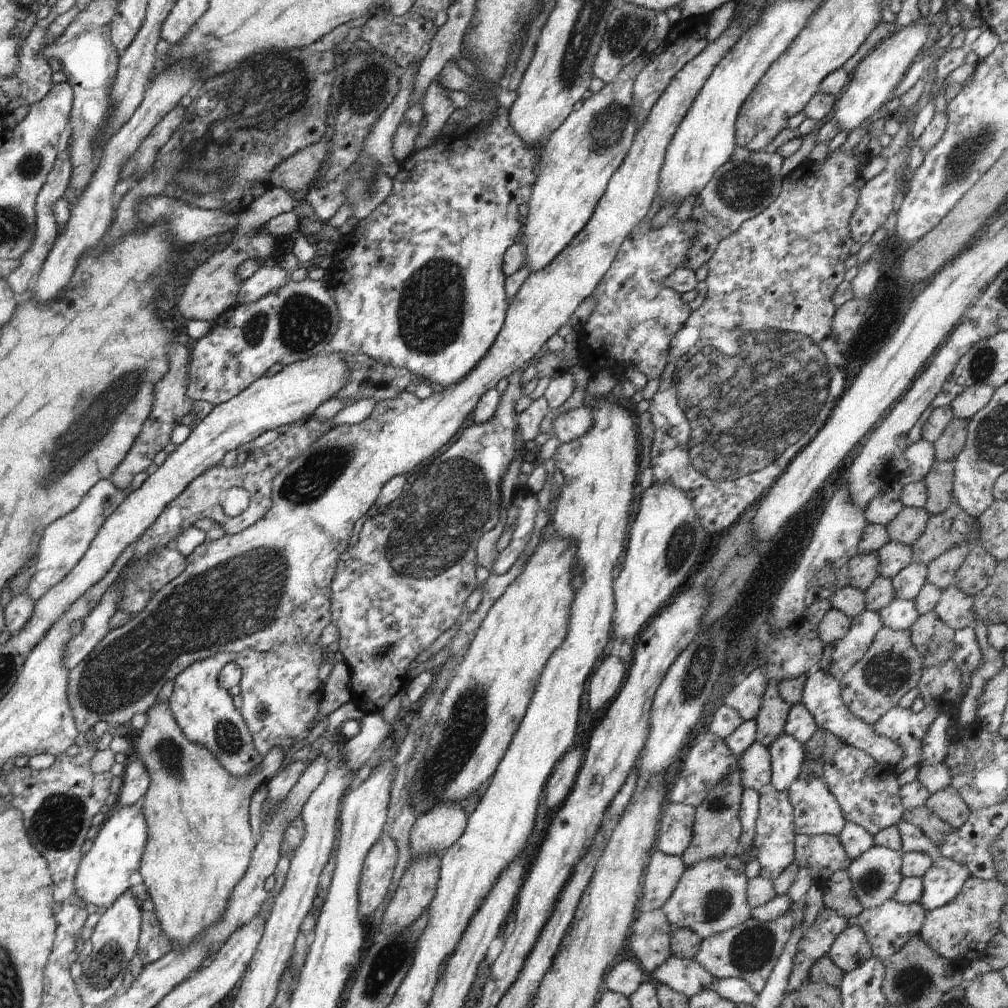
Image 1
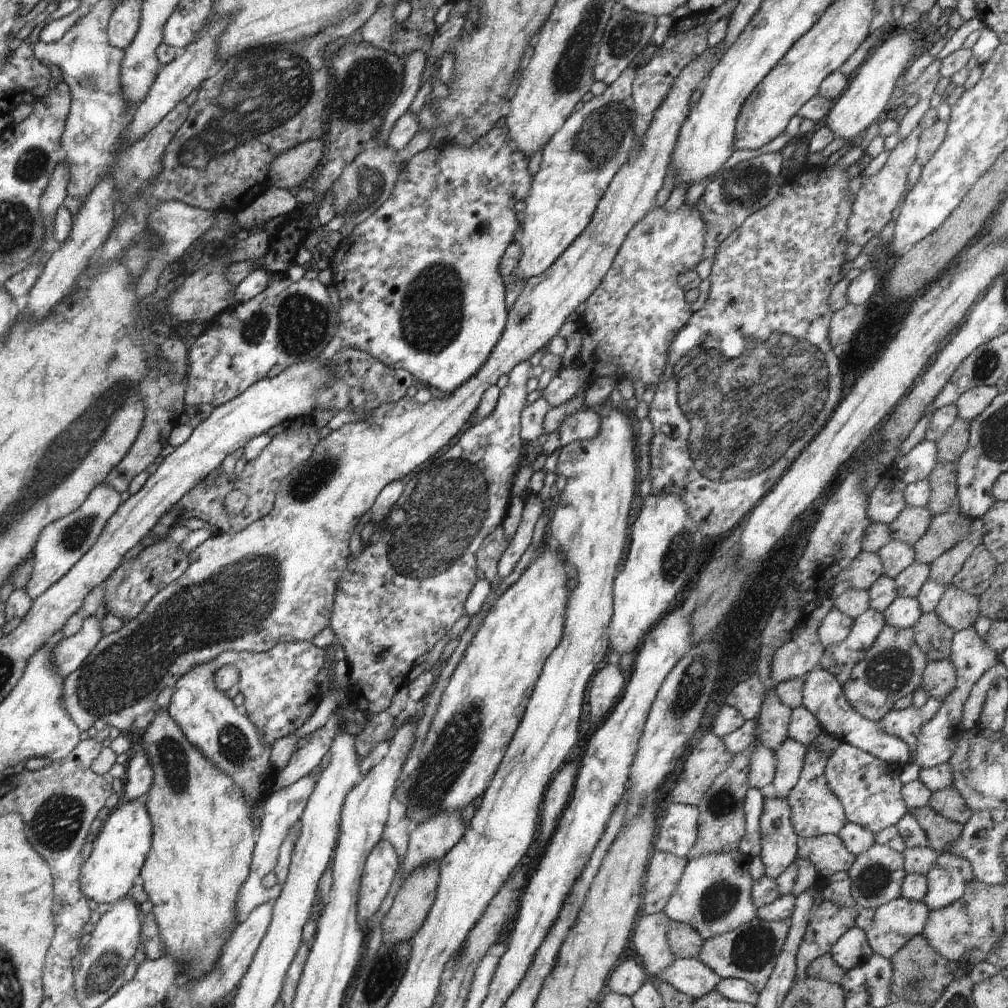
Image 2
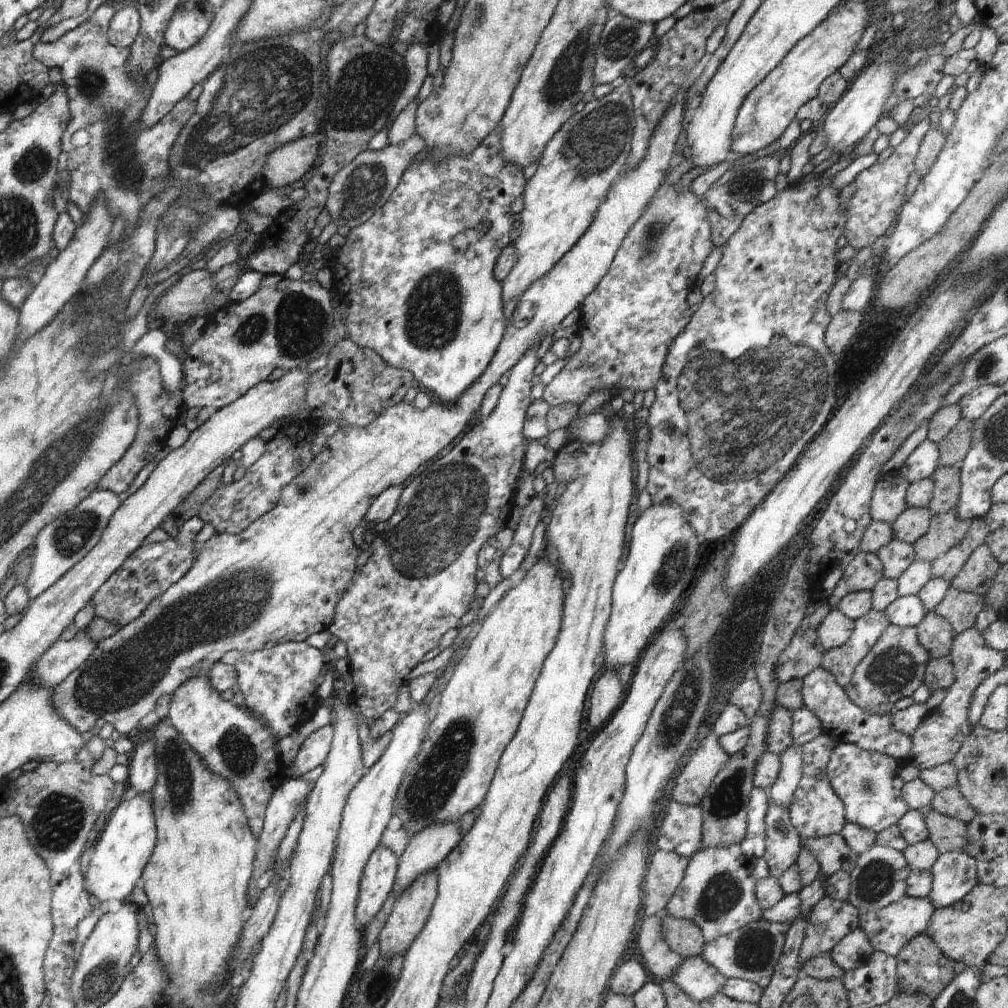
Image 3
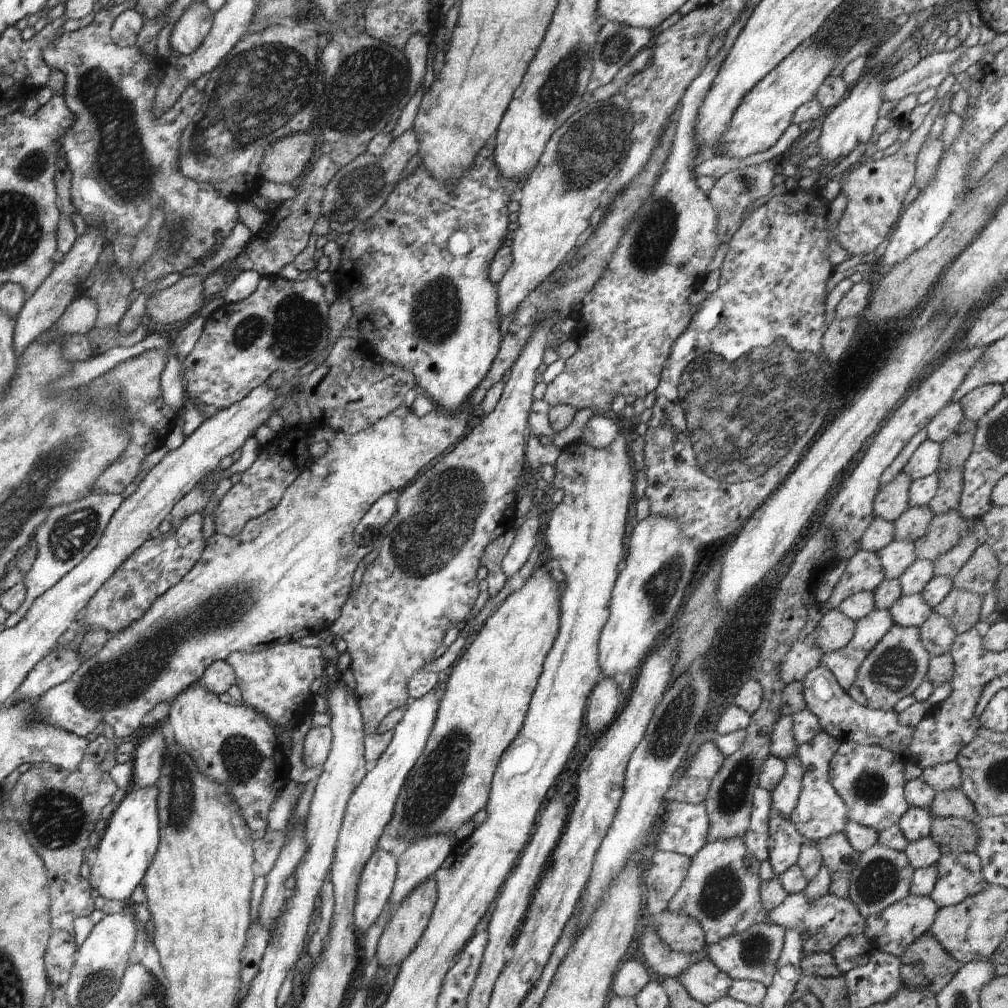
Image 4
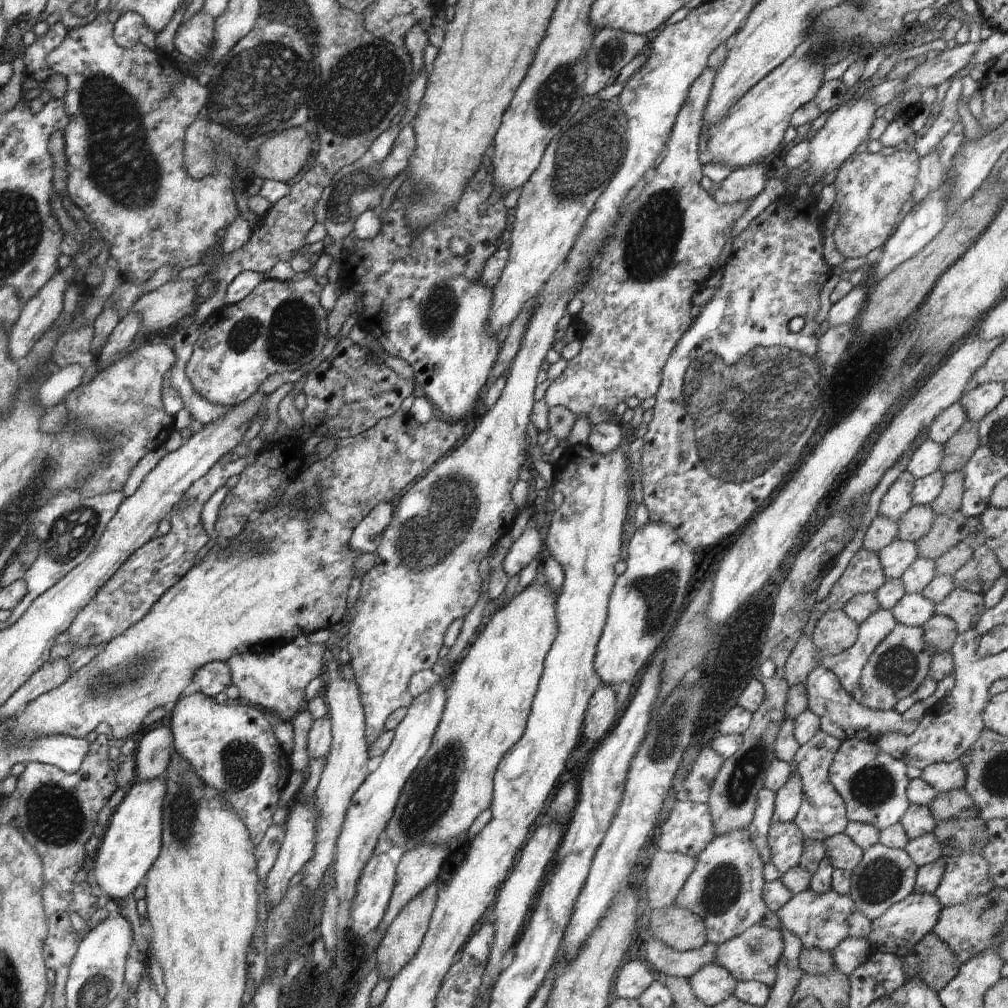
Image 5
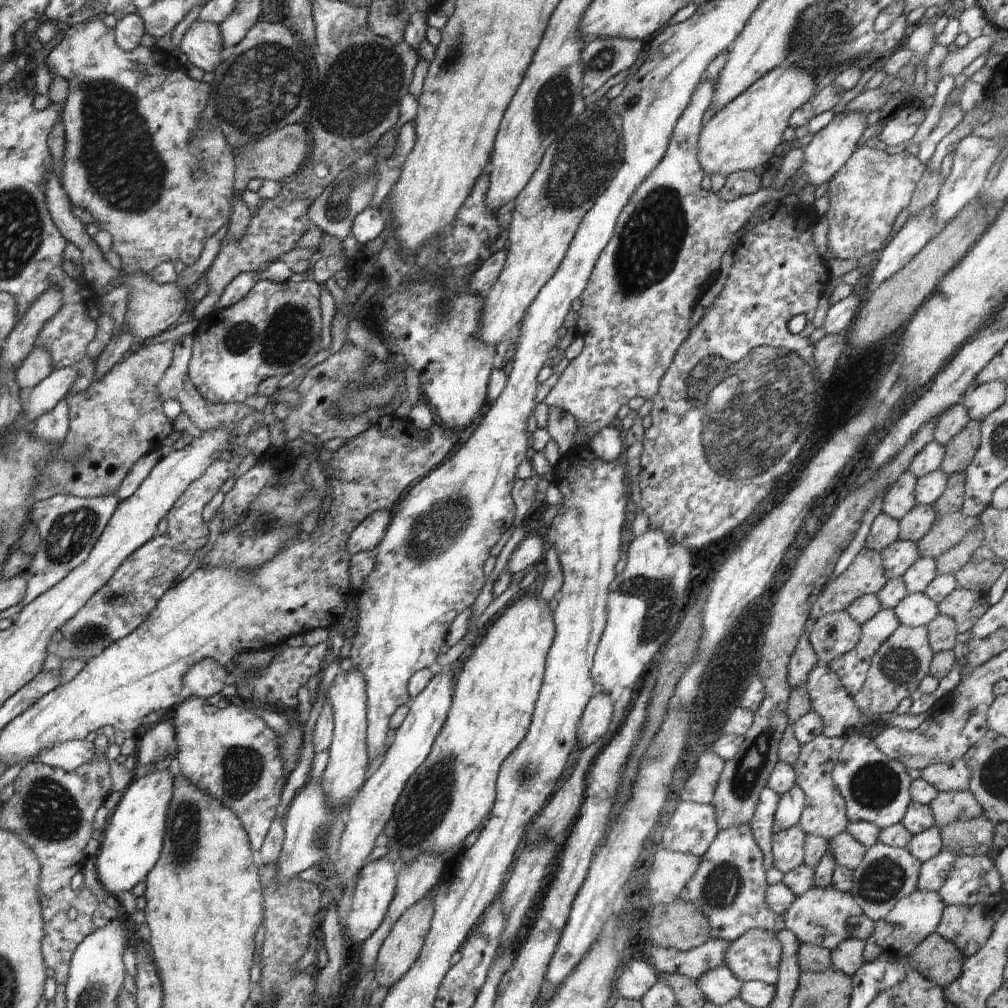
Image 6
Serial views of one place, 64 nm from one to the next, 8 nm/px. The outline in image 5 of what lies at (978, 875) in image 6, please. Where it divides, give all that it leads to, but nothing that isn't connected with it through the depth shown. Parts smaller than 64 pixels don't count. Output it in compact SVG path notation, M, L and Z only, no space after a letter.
M960 853L946 858L944 876L934 891L934 896L943 907L951 907L963 902L972 902L974 898L984 897L994 887L995 884L988 874L988 862L978 854Z

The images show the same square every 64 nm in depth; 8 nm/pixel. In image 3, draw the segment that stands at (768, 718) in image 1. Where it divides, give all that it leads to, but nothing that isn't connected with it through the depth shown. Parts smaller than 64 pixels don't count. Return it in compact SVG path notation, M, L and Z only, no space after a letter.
M776 706L770 712L768 720L768 734L766 734L766 750L774 754L782 754L782 750L788 750L788 746L793 744L793 738L790 734L792 728L792 711Z

